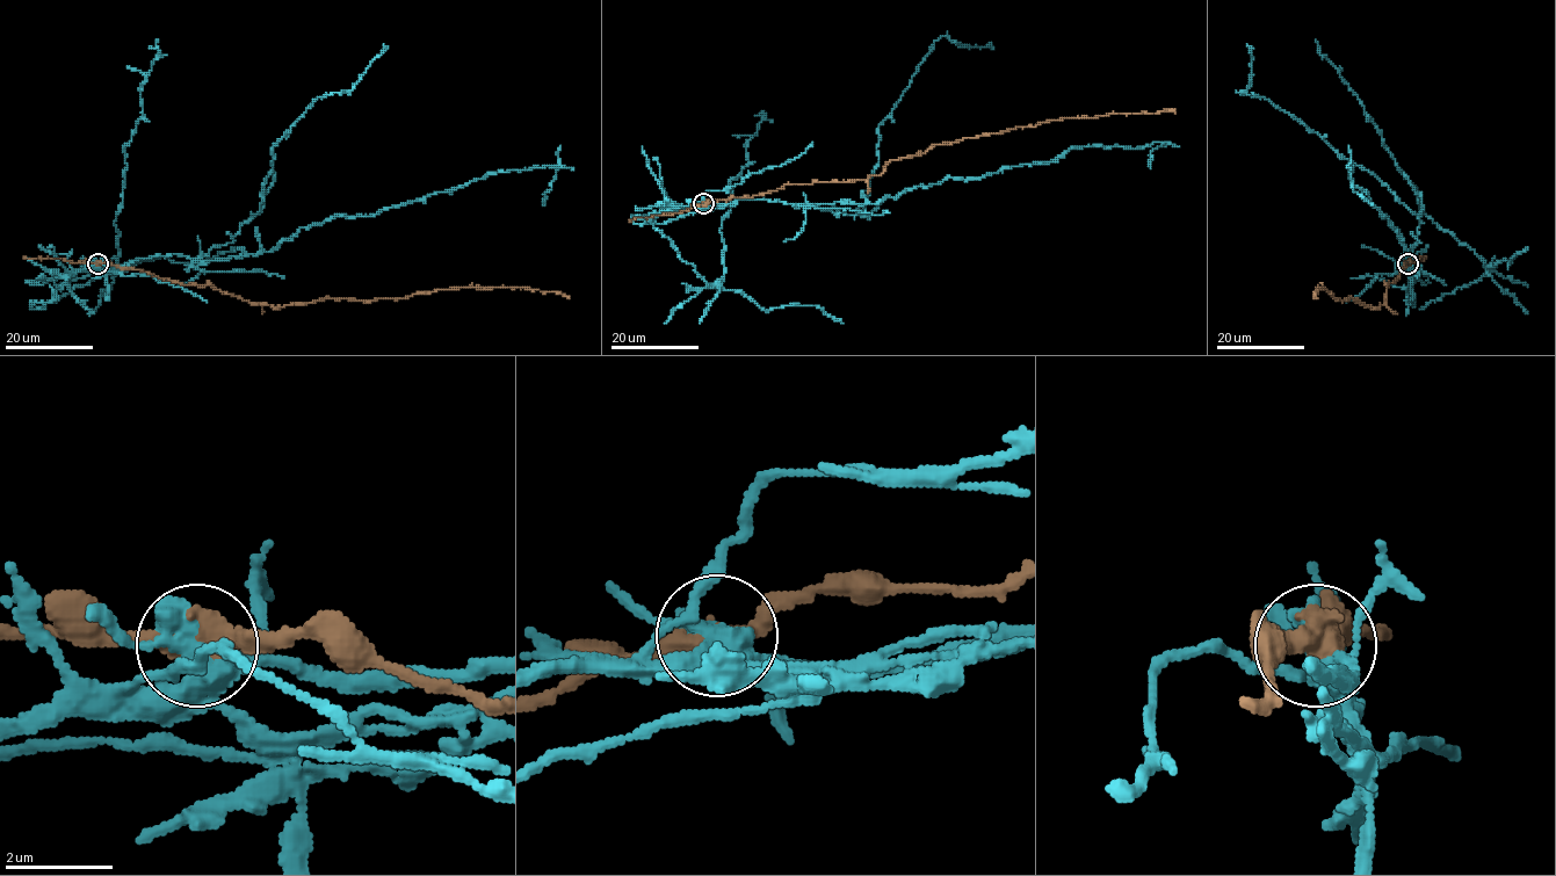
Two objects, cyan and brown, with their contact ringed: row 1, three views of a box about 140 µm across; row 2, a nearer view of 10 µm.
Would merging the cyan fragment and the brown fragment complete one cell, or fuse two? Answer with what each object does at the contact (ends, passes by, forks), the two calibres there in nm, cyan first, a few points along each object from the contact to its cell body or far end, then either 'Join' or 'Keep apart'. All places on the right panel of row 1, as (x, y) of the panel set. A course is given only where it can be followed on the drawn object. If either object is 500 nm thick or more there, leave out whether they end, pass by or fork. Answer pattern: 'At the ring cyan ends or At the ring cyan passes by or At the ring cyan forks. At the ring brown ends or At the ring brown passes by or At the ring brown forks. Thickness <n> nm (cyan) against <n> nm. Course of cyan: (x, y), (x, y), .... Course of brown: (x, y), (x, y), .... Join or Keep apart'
Thickness 380 nm (cyan) against 550 nm. Course of cyan: (1408, 263), (1401, 238), (1346, 167), (1352, 188), (1373, 204). Course of brown: (1408, 263), (1387, 286), (1384, 304), (1377, 309), (1351, 297), (1341, 301), (1318, 287), (1317, 298). Keep apart

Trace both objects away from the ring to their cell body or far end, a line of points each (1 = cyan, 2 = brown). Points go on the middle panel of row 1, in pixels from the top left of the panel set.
1: (703, 203), (880, 203), (952, 178), (981, 179), (1055, 161), (1072, 149), (1160, 142), (1151, 152), (1150, 168)
2: (703, 203), (752, 196), (788, 183), (866, 180), (892, 159), (925, 153), (932, 146), (1066, 117), (1175, 113)

